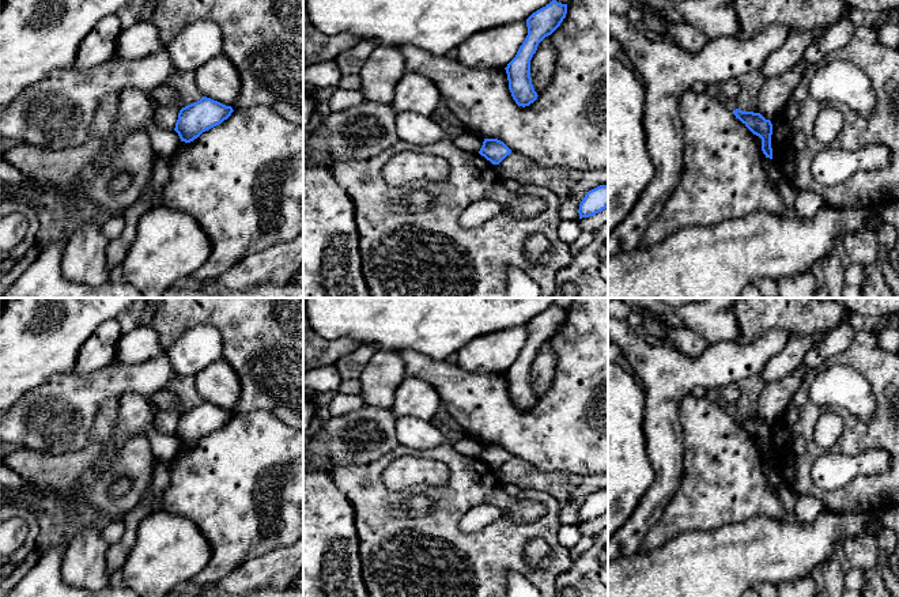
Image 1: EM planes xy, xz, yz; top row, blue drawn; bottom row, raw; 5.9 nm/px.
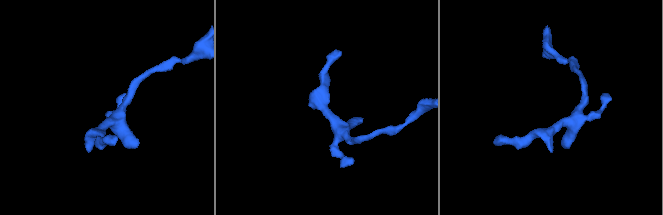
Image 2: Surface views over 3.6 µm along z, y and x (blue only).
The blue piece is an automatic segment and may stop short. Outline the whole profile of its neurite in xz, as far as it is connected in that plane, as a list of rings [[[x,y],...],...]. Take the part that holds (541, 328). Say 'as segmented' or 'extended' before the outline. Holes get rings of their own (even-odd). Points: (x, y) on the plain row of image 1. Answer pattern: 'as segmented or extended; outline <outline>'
as segmented; outline [[[552,305],[526,324],[528,340],[520,351],[515,362],[507,369],[506,378],[509,394],[518,411],[529,411],[537,404],[530,382],[530,364],[539,348],[551,340],[563,326],[567,309]]]

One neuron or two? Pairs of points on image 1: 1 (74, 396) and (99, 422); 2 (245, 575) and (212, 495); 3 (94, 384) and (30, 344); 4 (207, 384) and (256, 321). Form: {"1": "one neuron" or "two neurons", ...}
{"1": "two neurons", "2": "two neurons", "3": "two neurons", "4": "two neurons"}

